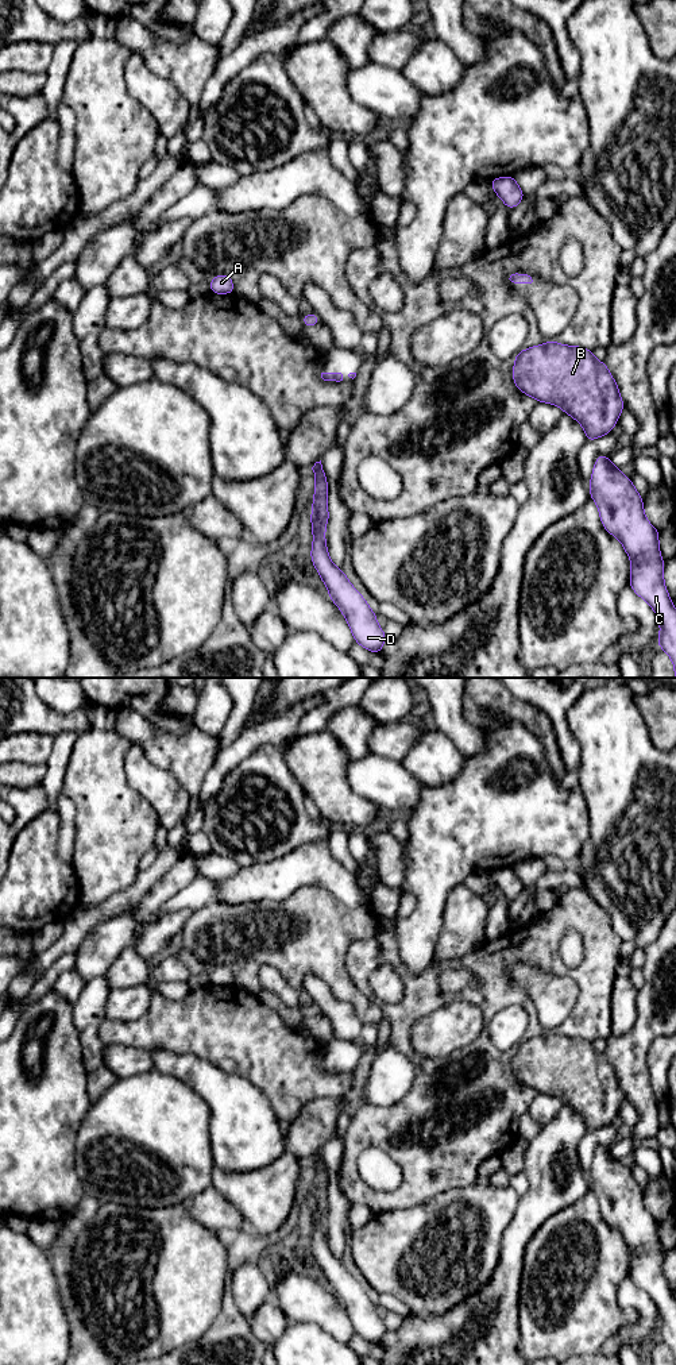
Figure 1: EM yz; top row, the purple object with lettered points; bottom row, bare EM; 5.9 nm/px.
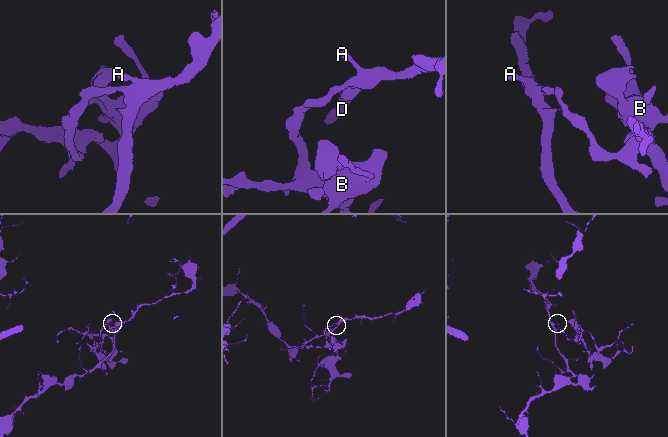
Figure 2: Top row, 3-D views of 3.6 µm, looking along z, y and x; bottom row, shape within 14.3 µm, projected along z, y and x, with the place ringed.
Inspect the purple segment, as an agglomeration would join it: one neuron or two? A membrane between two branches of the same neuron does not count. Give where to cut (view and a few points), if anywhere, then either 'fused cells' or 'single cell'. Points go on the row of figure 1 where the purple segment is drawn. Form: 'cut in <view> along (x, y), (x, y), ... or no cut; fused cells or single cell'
no cut; single cell

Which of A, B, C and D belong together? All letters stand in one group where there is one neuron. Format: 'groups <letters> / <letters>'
groups A B C D

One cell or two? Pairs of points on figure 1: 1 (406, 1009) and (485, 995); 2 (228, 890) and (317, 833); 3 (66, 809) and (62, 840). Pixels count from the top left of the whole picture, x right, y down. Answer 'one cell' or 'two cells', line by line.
1: one cell
2: two cells
3: one cell

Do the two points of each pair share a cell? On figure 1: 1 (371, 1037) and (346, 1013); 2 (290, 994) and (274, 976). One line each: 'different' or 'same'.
1: different
2: same

